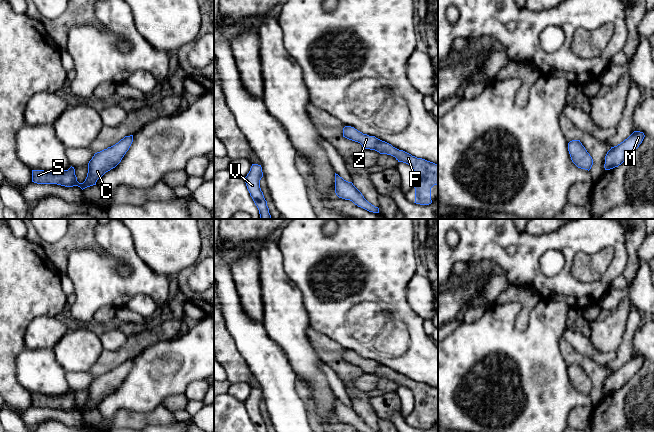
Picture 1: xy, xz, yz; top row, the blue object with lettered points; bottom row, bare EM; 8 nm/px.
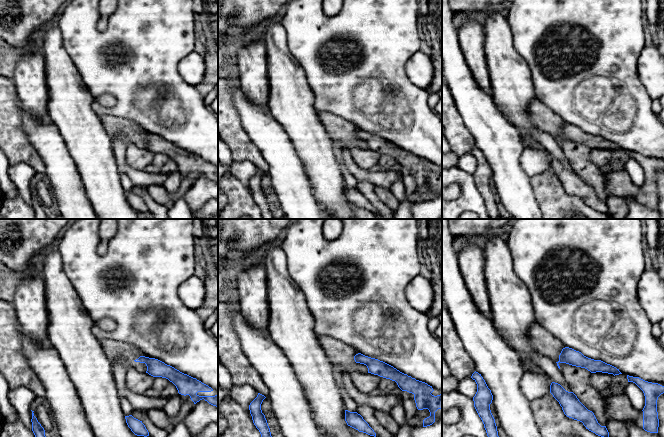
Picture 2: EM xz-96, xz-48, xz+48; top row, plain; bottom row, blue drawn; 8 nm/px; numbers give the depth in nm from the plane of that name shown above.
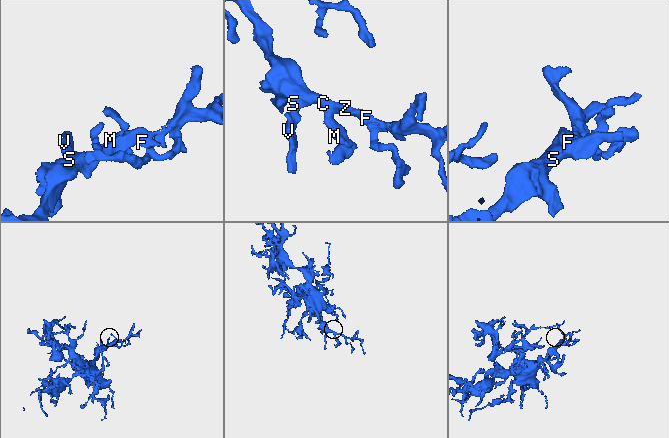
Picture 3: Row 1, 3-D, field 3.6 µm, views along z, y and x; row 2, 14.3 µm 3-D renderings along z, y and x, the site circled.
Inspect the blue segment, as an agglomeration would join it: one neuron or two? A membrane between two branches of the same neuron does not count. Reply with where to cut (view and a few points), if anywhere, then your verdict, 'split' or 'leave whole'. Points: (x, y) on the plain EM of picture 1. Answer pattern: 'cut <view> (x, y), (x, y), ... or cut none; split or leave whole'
cut none; leave whole

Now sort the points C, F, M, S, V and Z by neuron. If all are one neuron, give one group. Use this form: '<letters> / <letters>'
C F M S V Z

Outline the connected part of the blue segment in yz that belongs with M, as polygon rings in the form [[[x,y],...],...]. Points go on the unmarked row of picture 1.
[[[634,355],[623,366],[611,371],[605,380],[605,394],[610,394],[621,389],[639,371],[644,361],[643,356]]]

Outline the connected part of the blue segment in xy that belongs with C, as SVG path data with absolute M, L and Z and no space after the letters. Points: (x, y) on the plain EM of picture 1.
M133 359L125 360L115 369L94 378L88 387L88 397L85 405L79 407L74 391L63 395L32 394L32 406L37 408L57 408L65 411L78 410L82 414L96 409L106 396L115 392L129 374Z

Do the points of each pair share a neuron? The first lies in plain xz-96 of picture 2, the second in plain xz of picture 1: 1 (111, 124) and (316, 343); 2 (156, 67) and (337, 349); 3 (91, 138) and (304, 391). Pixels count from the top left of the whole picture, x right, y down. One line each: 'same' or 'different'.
1: same
2: different
3: different

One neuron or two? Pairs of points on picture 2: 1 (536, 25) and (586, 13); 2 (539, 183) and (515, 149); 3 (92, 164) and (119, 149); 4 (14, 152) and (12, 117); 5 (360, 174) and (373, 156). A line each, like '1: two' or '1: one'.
1: one
2: two
3: two
4: one
5: two

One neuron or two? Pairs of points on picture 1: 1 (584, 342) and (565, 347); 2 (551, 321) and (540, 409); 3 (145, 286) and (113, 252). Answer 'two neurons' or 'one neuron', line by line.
1: two neurons
2: one neuron
3: one neuron

